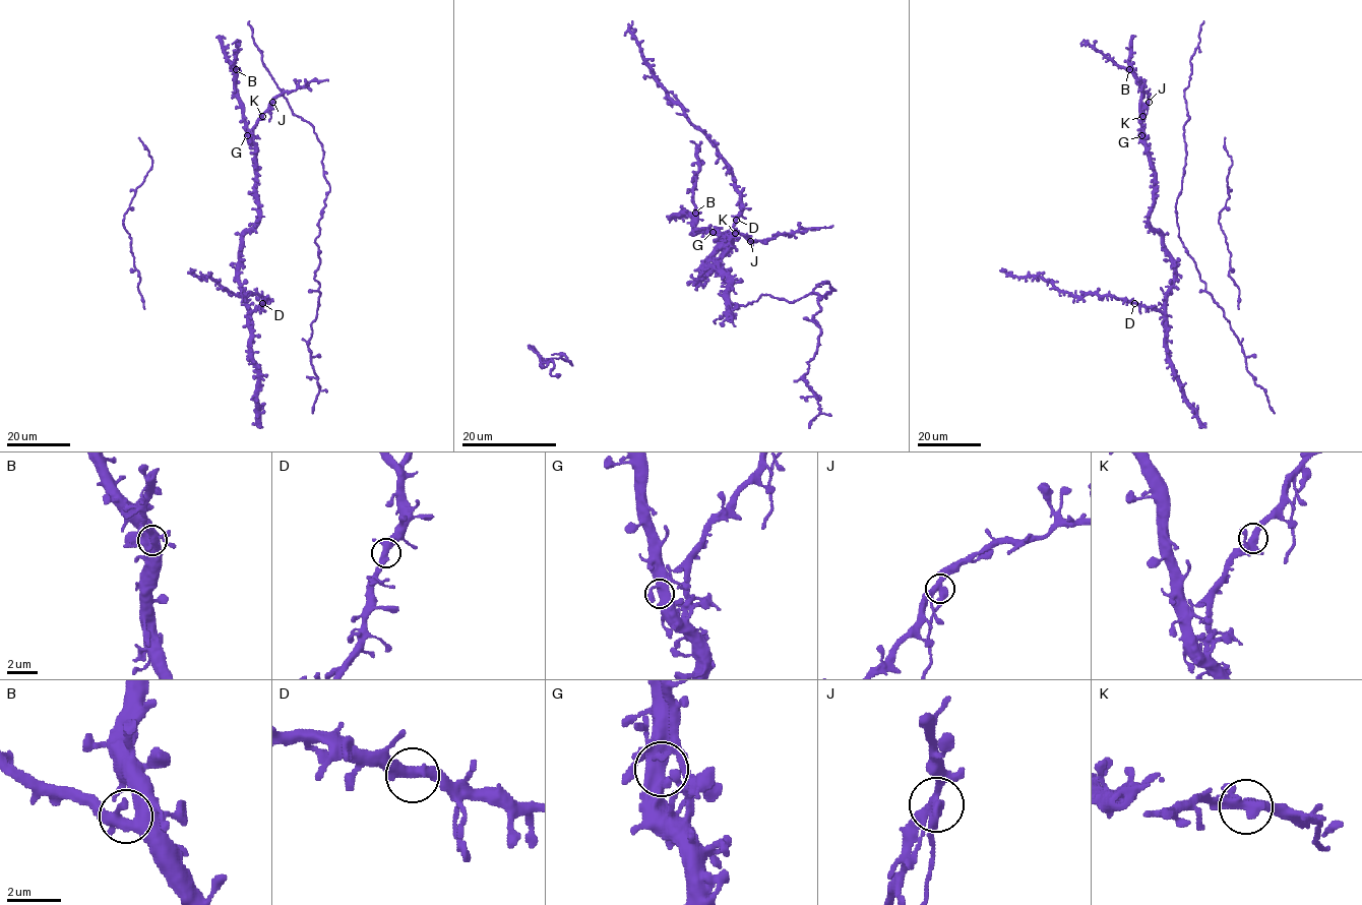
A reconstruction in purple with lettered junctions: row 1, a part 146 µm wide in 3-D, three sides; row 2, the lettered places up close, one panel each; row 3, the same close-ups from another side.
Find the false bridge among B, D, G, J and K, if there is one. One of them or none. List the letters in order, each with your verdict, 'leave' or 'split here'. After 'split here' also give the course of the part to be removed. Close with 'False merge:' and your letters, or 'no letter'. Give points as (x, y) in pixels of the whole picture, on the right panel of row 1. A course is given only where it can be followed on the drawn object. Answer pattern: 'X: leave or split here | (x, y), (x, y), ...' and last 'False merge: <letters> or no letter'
B: leave
D: leave
G: leave
J: split here | (1149, 102), (1144, 121)
K: leave
False merge: J

